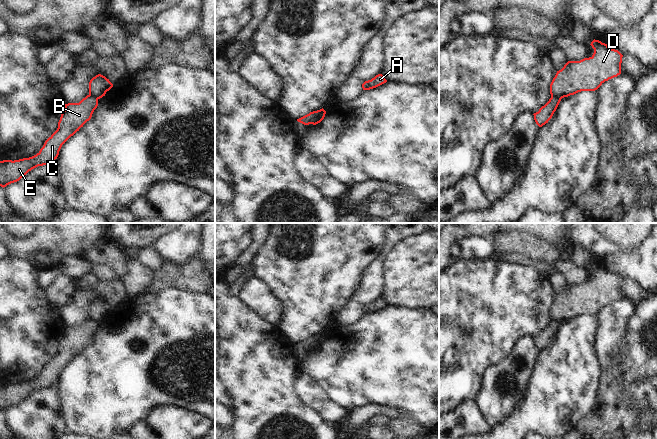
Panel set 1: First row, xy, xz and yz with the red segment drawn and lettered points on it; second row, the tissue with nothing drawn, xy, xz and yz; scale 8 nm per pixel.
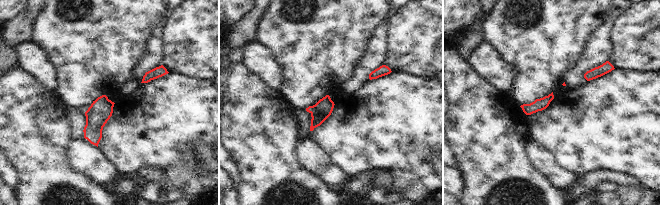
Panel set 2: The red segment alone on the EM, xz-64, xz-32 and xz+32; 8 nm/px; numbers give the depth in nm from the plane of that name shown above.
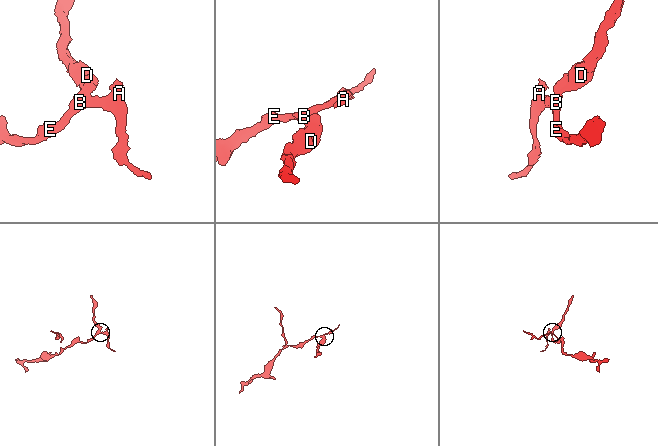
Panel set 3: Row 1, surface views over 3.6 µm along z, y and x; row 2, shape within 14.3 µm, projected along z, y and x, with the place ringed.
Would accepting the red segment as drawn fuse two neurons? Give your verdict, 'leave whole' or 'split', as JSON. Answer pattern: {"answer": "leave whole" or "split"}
{"answer": "split"}

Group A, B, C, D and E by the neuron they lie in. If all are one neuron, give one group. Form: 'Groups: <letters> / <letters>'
Groups: A B C E / D.

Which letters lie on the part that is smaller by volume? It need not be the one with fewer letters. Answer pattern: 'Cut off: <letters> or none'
Cut off: D.

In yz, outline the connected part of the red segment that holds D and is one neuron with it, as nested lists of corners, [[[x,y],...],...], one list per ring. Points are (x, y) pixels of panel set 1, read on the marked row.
[[[599,40],[590,44],[594,53],[580,61],[568,61],[550,84],[551,97],[560,99],[581,91],[595,91],[605,81],[621,74],[623,55]]]

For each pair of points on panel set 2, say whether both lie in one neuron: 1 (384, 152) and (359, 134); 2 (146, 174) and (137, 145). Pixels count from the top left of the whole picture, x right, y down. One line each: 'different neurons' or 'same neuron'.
1: same neuron
2: different neurons

